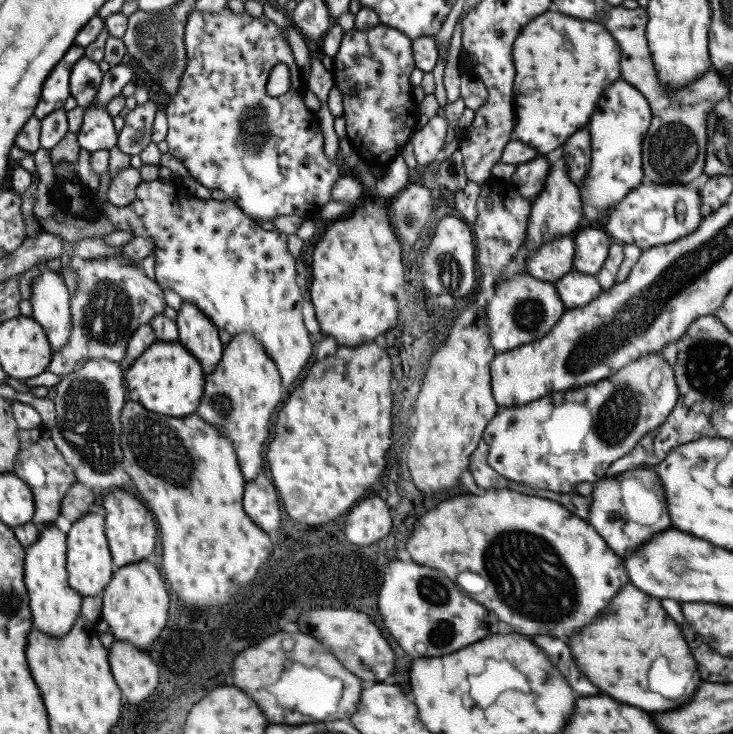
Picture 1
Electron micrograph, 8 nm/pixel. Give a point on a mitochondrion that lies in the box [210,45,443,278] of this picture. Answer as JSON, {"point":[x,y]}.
{"point":[257,130]}

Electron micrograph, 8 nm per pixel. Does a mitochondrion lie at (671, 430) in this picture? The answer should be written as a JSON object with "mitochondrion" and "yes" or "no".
{"mitochondrion":"no"}

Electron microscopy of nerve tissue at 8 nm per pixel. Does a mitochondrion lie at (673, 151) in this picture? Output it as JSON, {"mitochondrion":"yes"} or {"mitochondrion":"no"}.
{"mitochondrion":"yes"}

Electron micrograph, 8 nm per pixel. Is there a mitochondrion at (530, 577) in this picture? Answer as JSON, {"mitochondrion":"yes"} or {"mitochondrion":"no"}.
{"mitochondrion":"yes"}

